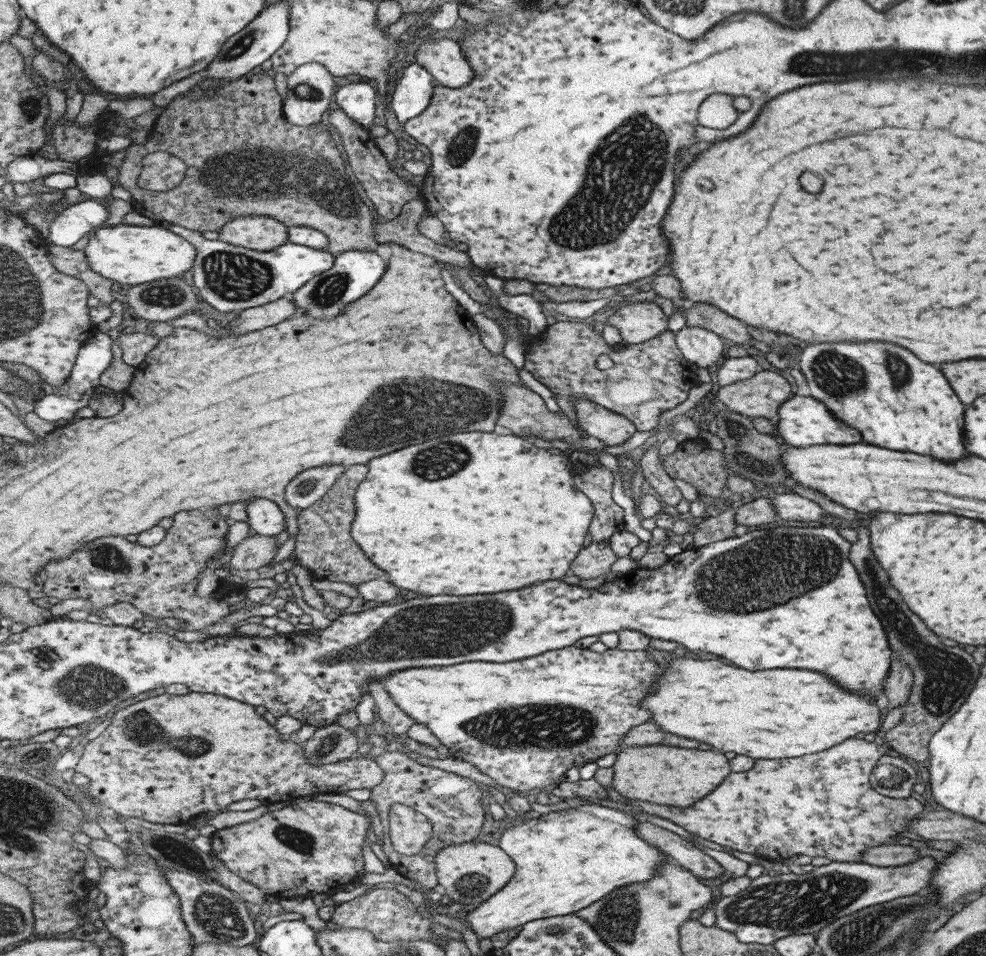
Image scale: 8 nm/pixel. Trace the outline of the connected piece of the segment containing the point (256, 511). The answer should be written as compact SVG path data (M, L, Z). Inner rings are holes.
M260 498L246 506L250 529L261 536L277 536L286 530L285 516L275 502Z

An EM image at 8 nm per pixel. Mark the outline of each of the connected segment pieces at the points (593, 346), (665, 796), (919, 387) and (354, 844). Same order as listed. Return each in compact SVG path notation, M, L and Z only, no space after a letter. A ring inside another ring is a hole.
M584 321L579 322L556 322L546 326L542 333L531 337L524 348L525 371L537 380L542 386L547 387L551 393L562 398L584 398L593 404L598 404L607 410L611 410L630 420L637 431L649 432L655 430L659 422L659 414L665 410L675 408L681 404L690 388L699 384L697 379L697 367L687 362L680 350L676 347L674 334L671 331L664 330L655 338L650 338L641 344L619 343L617 345L608 345L601 338L601 333L595 333L590 324ZM599 354L607 354L613 362L613 366L605 370L599 370L595 367L595 360Z
M631 746L619 750L613 768L612 785L621 797L643 800L643 802L655 802L665 806L677 806L685 808L705 794L709 794L727 774L727 758L723 754L715 754L709 750L685 750L685 748L673 748L673 746Z
M837 342L835 348L833 344L809 344L801 351L797 368L805 377L809 397L822 402L837 420L859 430L865 444L899 452L915 452L923 456L933 456L937 460L959 460L967 454L961 436L963 404L955 398L943 374L931 364L917 360L909 350L889 342ZM833 352L837 352L845 360L833 360Z
M301 800L251 822L217 829L211 836L211 848L229 870L277 898L330 894L365 874L363 844L371 837L371 826L373 816L367 812L358 814L331 802Z

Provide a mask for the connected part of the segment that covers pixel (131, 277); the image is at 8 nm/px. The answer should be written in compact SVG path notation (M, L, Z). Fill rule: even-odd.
M120 222L113 227L96 229L88 238L84 249L91 269L101 277L130 287L163 280L181 278L183 273L194 270L197 249L185 237L155 226L133 226Z

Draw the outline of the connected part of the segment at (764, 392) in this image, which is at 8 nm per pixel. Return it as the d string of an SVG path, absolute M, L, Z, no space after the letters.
M771 370L756 372L749 380L721 384L714 395L726 410L751 419L763 417L773 426L777 407L793 396L785 378Z

